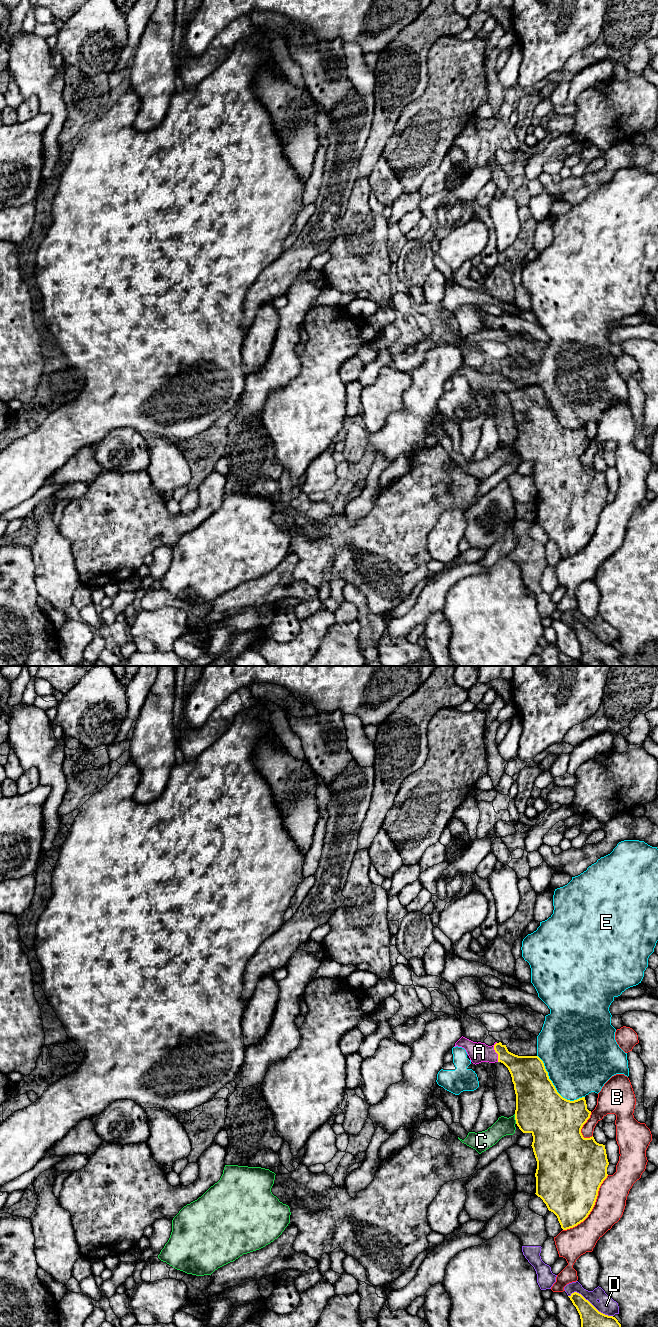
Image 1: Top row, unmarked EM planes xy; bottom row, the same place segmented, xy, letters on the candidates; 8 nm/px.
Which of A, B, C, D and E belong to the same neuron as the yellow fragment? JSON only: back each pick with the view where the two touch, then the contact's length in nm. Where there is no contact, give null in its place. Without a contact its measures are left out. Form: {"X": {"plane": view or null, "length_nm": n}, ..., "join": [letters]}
{"A": {"plane": "xy", "length_nm": 160}, "join": ["A"]}

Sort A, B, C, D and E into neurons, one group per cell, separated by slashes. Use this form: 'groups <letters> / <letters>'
groups A / B / C / D / E

